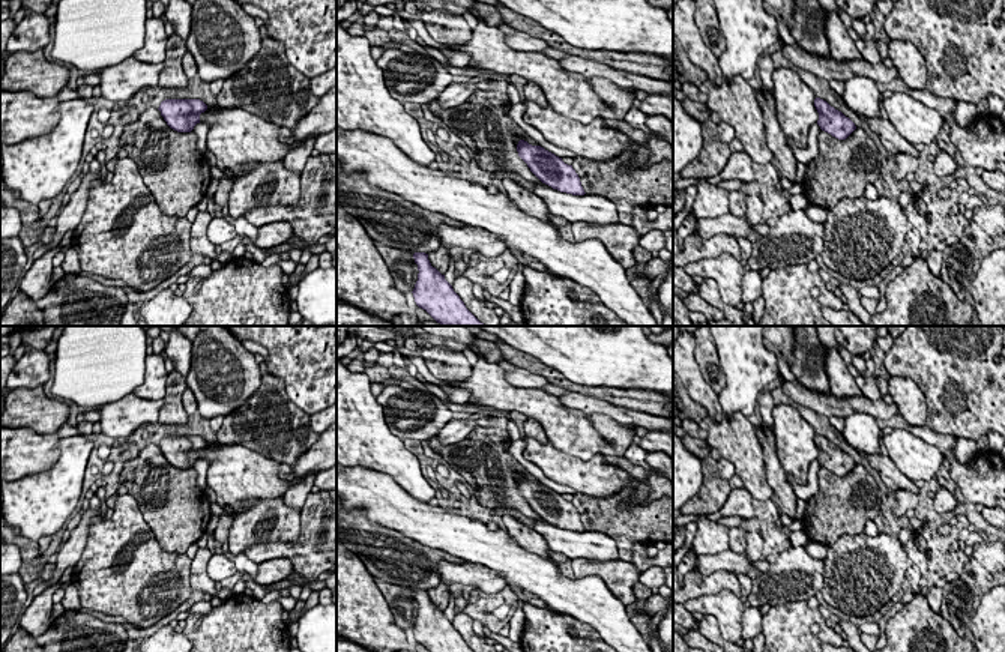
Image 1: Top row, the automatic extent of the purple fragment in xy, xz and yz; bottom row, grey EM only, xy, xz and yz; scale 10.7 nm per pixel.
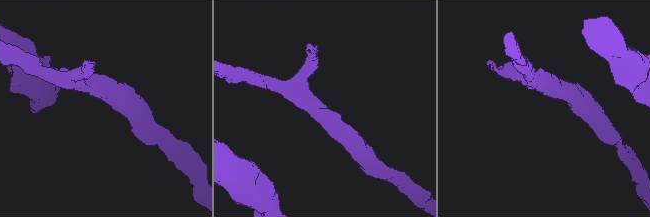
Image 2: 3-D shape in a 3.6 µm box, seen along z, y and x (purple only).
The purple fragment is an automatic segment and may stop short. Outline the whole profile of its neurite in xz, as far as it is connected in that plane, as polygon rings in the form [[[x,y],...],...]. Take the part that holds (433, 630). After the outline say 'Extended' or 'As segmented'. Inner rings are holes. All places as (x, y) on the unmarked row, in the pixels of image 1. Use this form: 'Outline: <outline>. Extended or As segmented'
Outline: [[[415,589],[413,595],[419,610],[412,629],[419,644],[430,652],[473,652],[445,611],[431,602],[428,590]]]. As segmented

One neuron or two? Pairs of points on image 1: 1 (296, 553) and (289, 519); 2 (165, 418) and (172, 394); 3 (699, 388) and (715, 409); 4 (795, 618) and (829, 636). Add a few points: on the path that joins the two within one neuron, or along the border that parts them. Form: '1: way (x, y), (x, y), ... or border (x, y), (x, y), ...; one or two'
1: border (301, 511), (301, 534), (295, 541), (259, 544); two
2: way (172, 412), (172, 400); one
3: way (702, 392), (711, 404); one
4: way (804, 618), (816, 618), (823, 627); one

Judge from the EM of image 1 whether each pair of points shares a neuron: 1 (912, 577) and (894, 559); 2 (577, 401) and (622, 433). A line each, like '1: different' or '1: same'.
1: different
2: different

